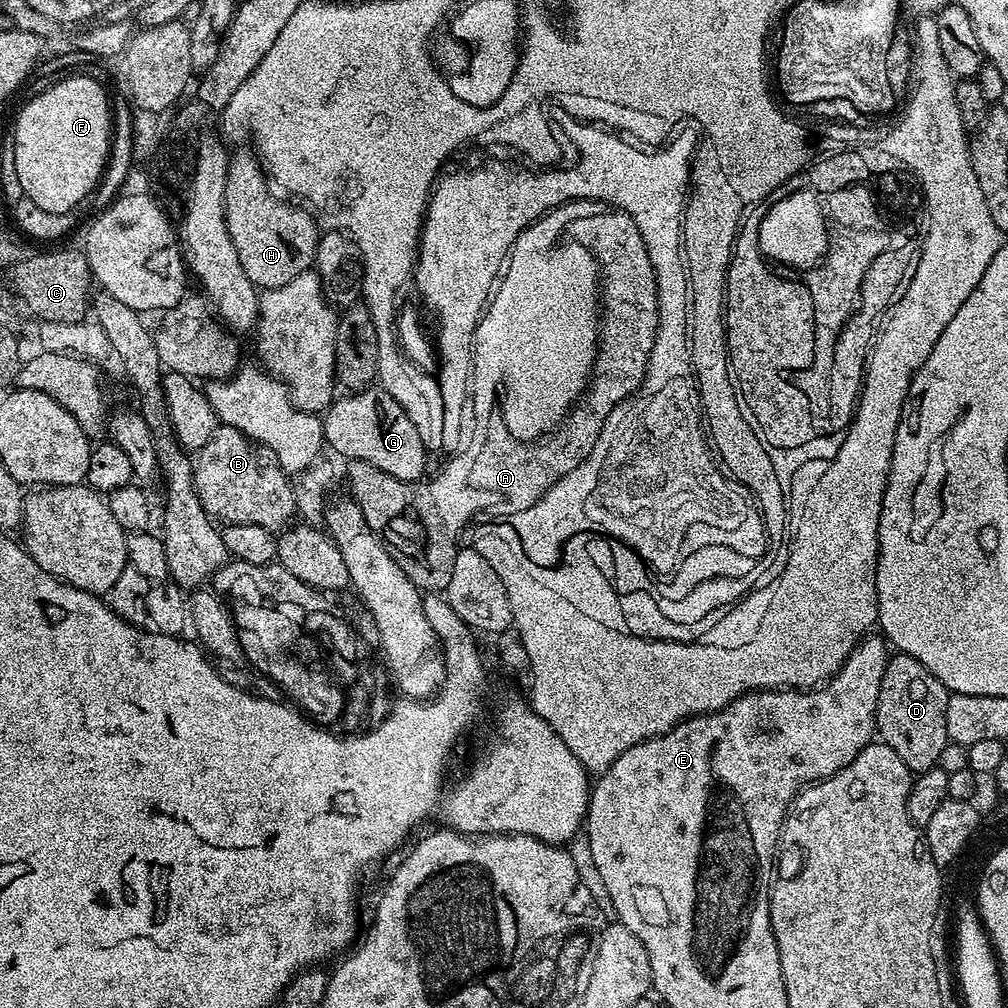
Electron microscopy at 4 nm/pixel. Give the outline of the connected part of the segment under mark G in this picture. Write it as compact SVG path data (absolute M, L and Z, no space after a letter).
M369 386L344 394L333 399L332 405L323 413L324 442L329 449L333 448L338 455L344 456L345 461L357 460L358 462L370 462L370 466L378 466L378 470L386 470L386 474L394 474L399 480L418 480L424 473L424 452L426 446L422 438L418 438L418 429L406 410L394 400L383 386Z

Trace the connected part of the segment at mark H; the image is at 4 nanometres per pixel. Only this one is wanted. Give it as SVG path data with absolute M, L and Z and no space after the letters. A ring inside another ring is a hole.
M240 152L237 156L235 153L228 161L224 213L230 240L234 242L234 250L238 250L238 262L242 262L246 278L250 278L257 289L267 290L286 286L286 282L313 267L322 232L307 207L299 203L283 204L272 196L273 189L261 161L249 152Z

